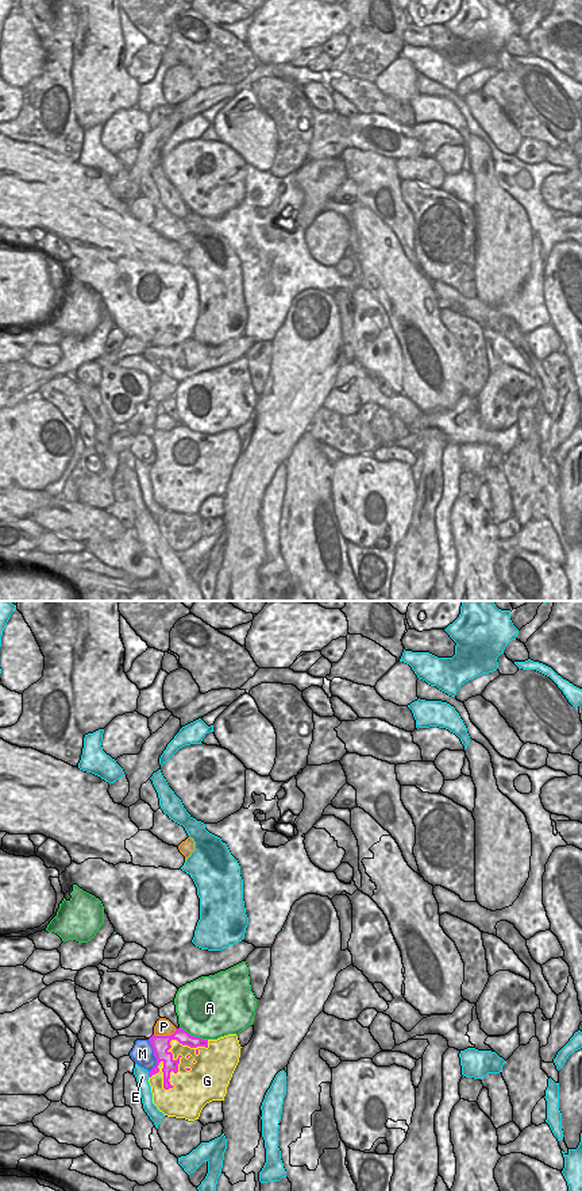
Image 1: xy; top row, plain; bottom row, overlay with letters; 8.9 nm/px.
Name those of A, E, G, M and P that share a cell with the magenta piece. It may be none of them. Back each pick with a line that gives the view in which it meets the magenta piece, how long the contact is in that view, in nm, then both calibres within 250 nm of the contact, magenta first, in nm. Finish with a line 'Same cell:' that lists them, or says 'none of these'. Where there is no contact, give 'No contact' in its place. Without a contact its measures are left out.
A: Touches magenta in xy. Shared border 280 nm. Thickness 120 nm (magenta) against 480 nm
Same cell: A.

